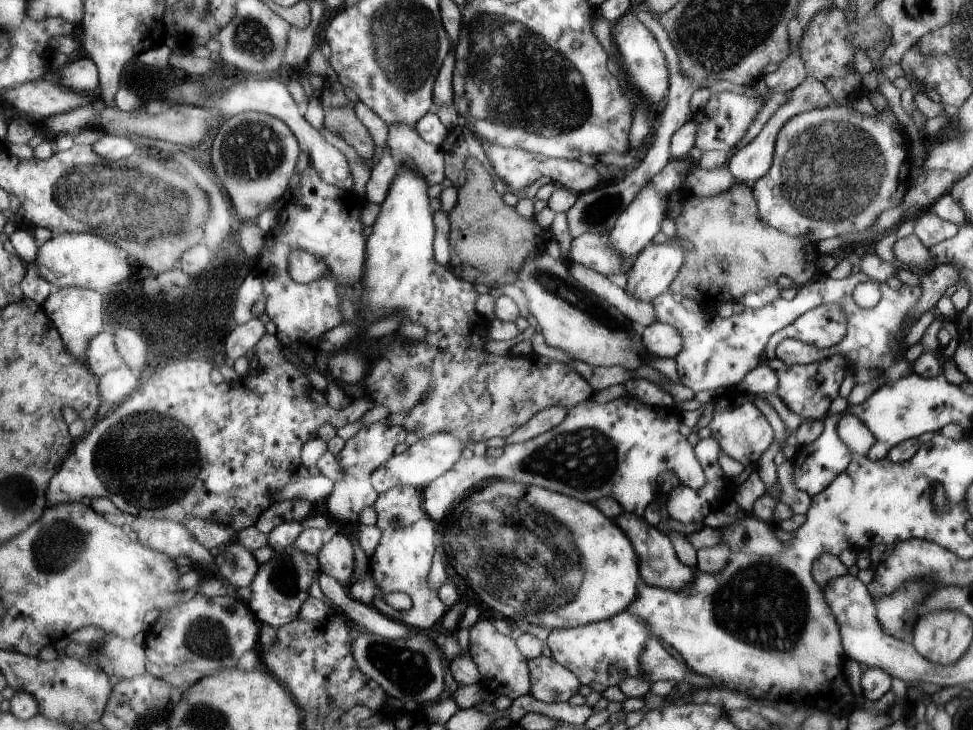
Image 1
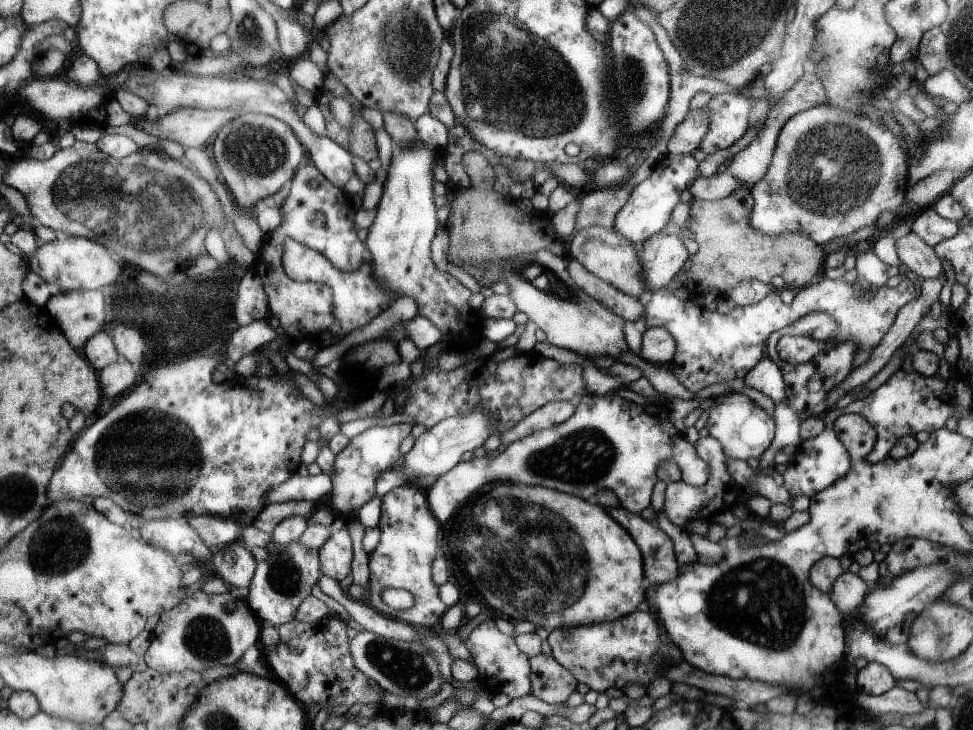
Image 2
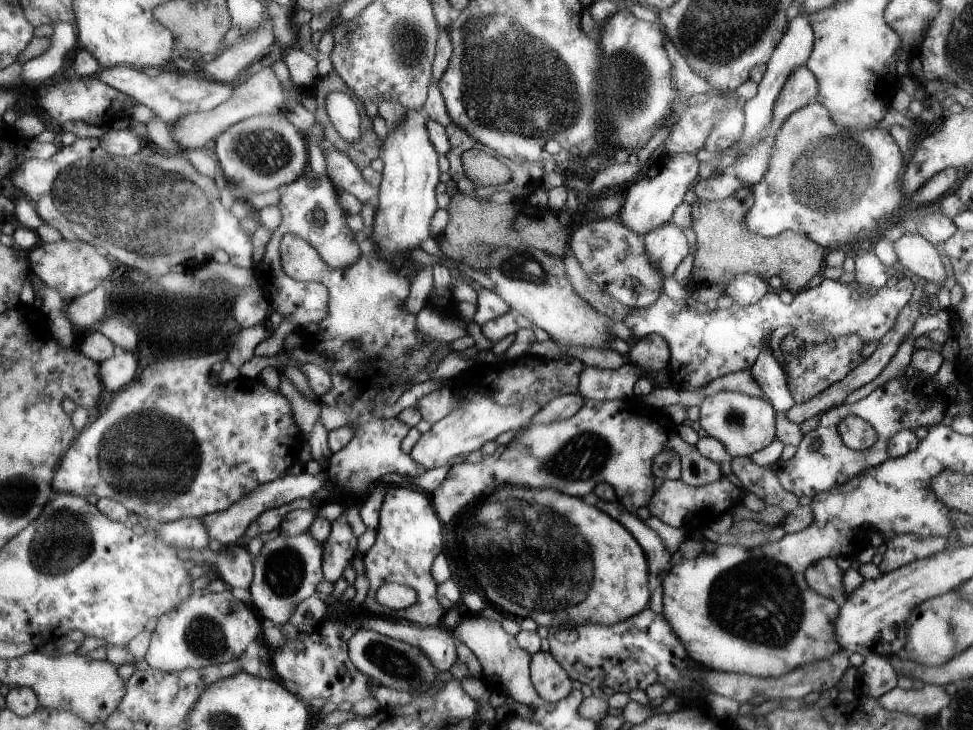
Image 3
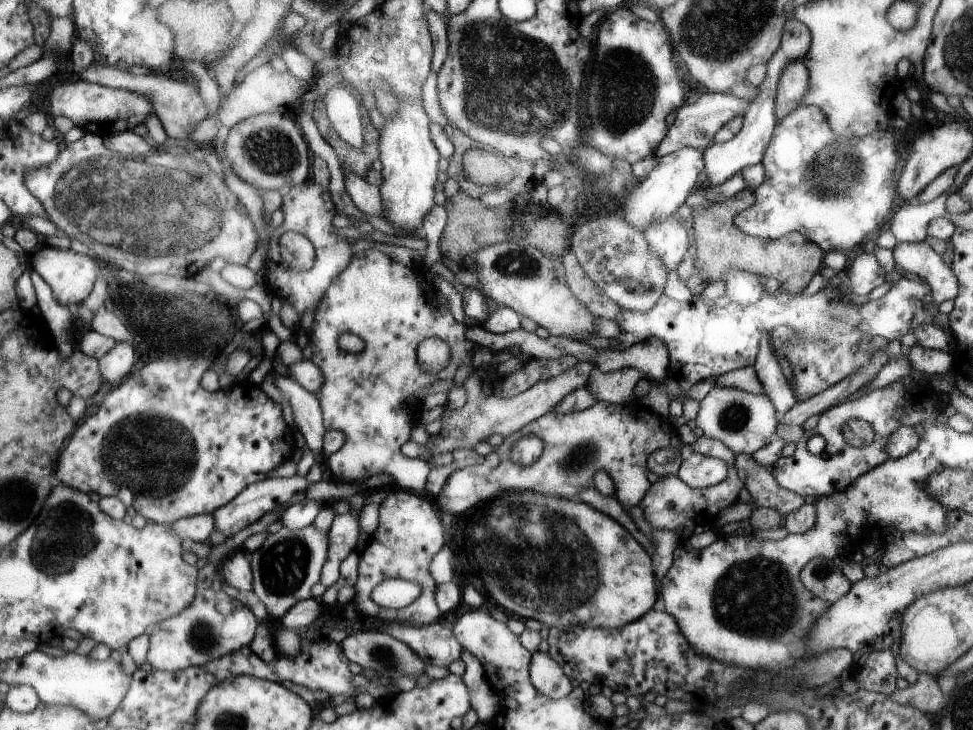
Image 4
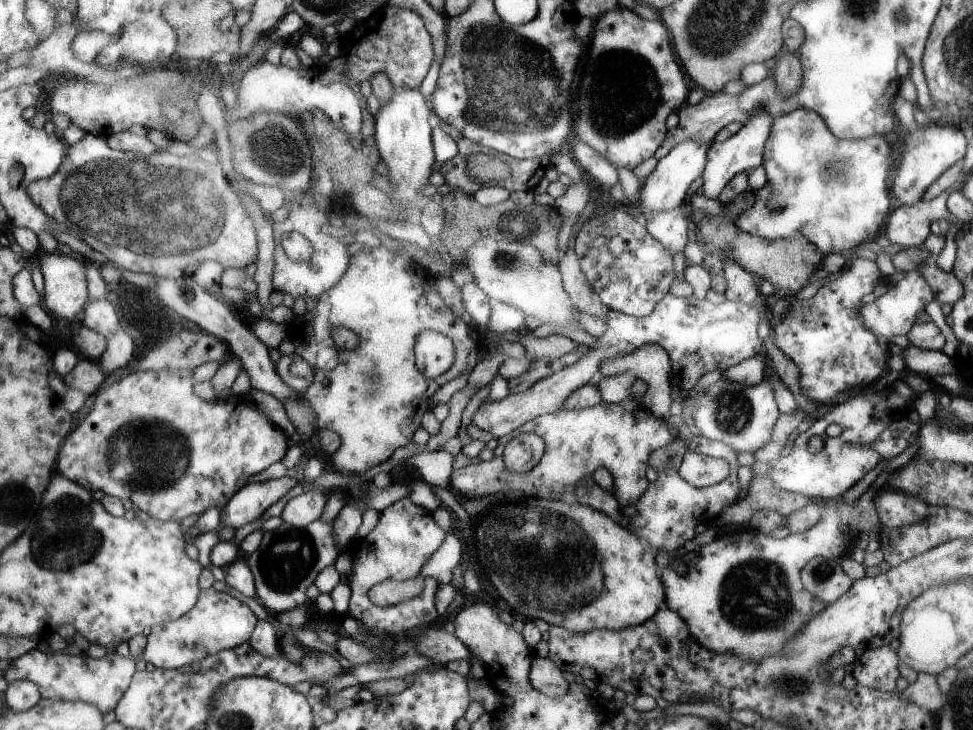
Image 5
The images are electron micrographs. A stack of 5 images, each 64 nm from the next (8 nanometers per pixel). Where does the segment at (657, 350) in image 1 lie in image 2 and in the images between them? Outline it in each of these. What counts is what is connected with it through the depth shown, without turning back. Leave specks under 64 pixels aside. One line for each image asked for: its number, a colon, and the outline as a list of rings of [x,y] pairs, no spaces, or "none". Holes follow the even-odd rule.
2: [[[651,328],[641,334],[641,346],[639,346],[639,358],[655,364],[655,366],[667,366],[675,358],[675,338],[663,330],[663,328]]]

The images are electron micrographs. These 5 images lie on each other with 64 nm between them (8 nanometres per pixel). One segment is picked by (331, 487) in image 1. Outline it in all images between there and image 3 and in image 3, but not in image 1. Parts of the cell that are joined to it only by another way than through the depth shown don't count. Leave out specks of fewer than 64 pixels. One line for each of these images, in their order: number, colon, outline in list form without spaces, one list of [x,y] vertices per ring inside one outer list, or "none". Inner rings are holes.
2: [[[301,470],[281,486],[275,486],[271,492],[267,492],[265,506],[287,502],[321,502],[331,498],[333,488],[335,484],[331,474],[321,472],[319,476],[309,476]]]
3: [[[301,472],[299,476],[285,476],[285,478],[279,478],[279,480],[275,480],[275,482],[267,482],[267,484],[263,484],[263,486],[259,486],[257,490],[253,490],[251,494],[247,494],[247,496],[245,496],[243,500],[239,500],[237,504],[233,504],[229,510],[207,516],[205,522],[207,522],[209,530],[211,530],[211,538],[217,538],[217,540],[223,542],[223,546],[227,548],[227,546],[235,544],[239,538],[243,538],[245,532],[253,526],[253,522],[255,522],[261,514],[265,514],[267,510],[285,506],[285,504],[289,504],[289,502],[295,500],[295,498],[311,498],[313,502],[317,502],[315,492],[317,492],[321,486],[331,486],[329,476],[325,476],[325,474],[309,476],[309,474]]]

